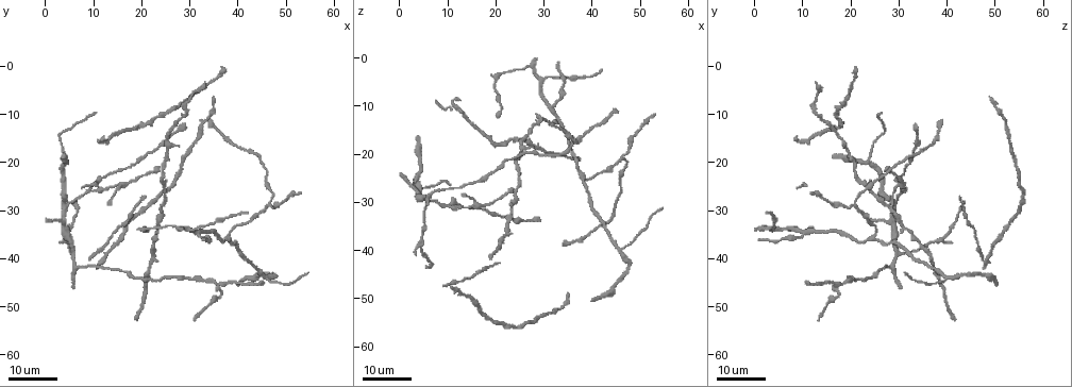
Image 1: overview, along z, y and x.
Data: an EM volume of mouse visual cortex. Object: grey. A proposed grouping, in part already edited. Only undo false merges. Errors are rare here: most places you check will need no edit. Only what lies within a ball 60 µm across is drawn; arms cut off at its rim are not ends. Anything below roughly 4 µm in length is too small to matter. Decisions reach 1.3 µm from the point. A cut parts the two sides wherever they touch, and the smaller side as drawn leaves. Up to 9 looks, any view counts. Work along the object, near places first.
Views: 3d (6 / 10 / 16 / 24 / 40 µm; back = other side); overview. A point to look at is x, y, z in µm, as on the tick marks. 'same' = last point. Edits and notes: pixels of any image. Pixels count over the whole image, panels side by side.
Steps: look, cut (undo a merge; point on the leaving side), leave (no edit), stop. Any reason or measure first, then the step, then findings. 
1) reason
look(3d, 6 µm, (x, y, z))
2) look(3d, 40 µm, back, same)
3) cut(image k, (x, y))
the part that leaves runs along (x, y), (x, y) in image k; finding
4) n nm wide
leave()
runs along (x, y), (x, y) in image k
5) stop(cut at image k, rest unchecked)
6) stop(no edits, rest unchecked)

thick turns thin
look(3d, 24 µm, (27.5, 14.0, 33.5))

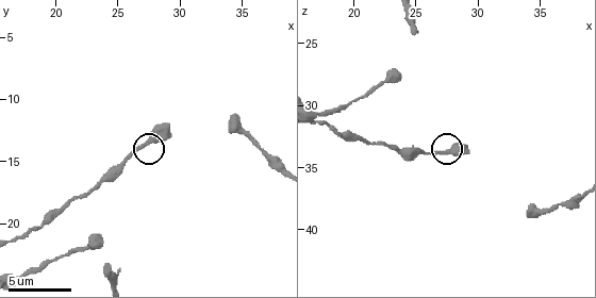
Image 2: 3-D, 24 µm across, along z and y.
look(3d, 6 µm, (27.4, 13.6, 33.8))

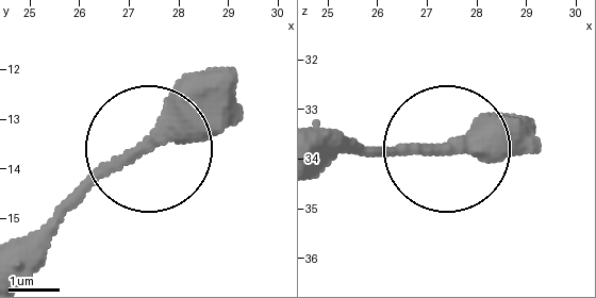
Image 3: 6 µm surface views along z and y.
leave()
one cell here

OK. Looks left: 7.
three-way junction
look(3d, 16 µm, (16.0, 24.5, 30.5))

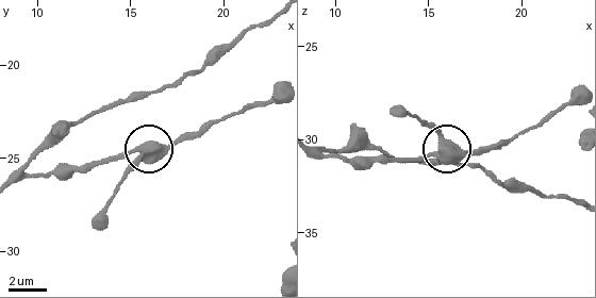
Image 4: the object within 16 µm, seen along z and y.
look(3d, 6 µm, (16.0, 24.7, 30.3))

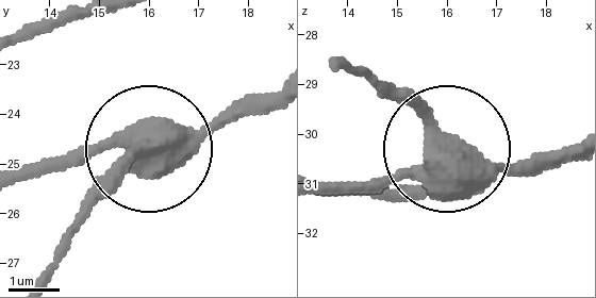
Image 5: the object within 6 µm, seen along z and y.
look(3d, 6 µm, back, (16.05, 24.55, 30.25))

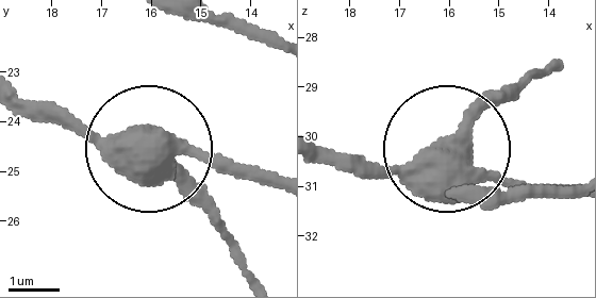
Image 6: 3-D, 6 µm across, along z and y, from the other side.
leave()
all the same cell

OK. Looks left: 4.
look(3d, 24 µm, (31.5, 35.5, 10.0))

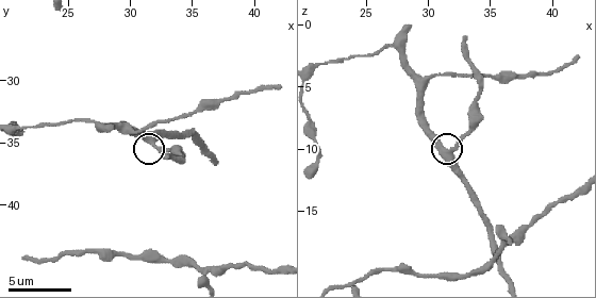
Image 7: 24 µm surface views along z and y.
look(3d, 6 µm, (31.8, 34.8, 10.2))

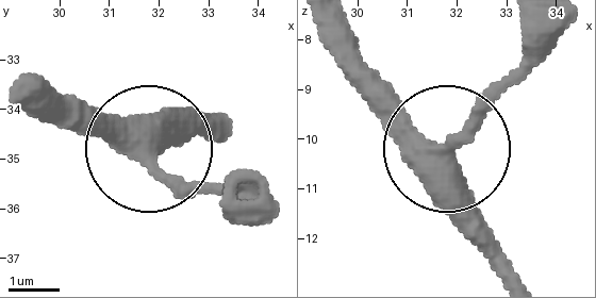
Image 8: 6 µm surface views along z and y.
400 nm wide
leave()
continuous, no second cell

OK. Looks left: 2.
branch point
look(3d, 10 µm, (29.6, 33.8, 4.4))

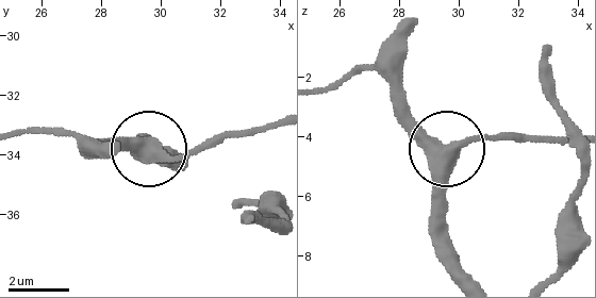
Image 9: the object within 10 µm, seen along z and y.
3 arms
leave()
runs along (468, 272), (446, 227), (446, 159), (483, 135), (519, 135) in image 9; all the same cell

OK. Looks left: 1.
stop(no edits, rest unchecked)

